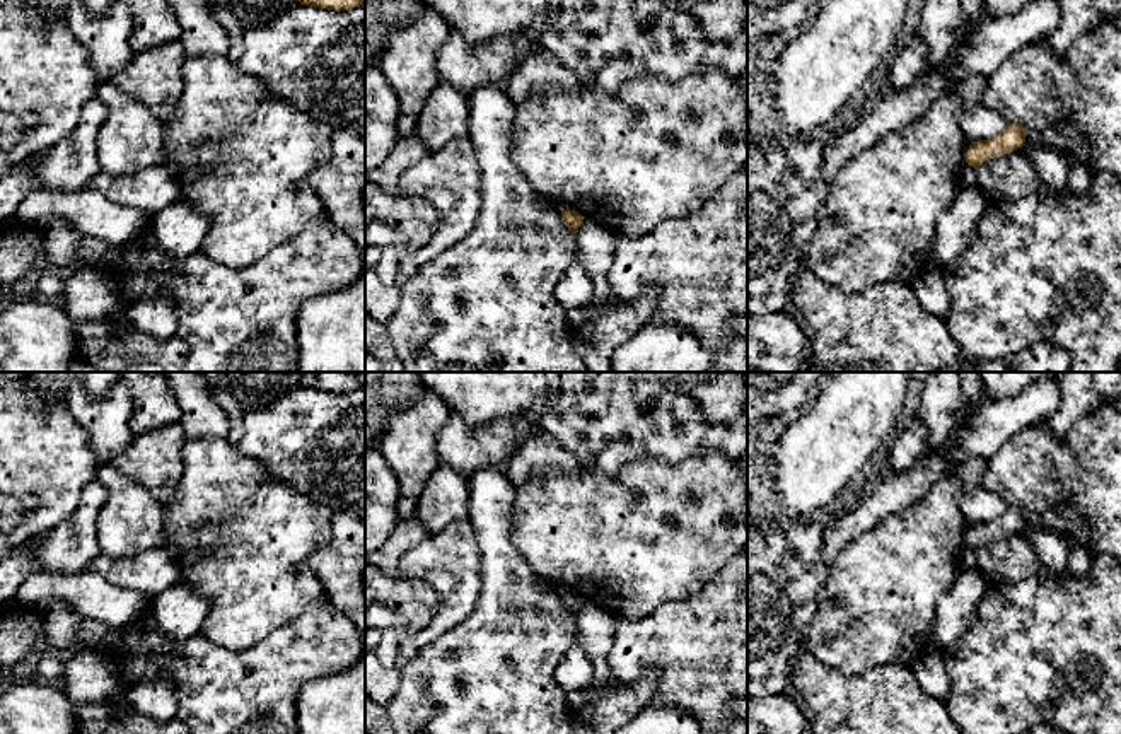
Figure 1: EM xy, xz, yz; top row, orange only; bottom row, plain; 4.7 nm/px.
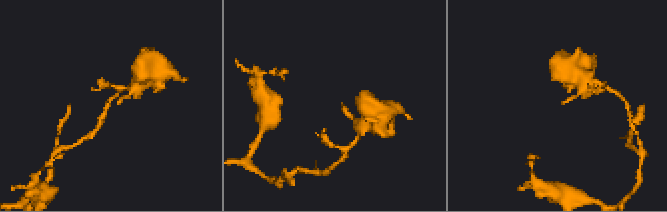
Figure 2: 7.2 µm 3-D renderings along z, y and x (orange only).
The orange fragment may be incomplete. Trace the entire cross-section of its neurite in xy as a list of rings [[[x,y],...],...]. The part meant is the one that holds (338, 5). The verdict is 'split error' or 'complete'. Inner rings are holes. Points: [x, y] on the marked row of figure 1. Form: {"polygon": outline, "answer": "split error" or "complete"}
{"polygon": [[[299,0],[300,5],[317,7],[326,10],[350,10],[365,3],[365,0]]], "answer": "complete"}

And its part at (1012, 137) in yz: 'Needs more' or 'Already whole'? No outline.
Already whole

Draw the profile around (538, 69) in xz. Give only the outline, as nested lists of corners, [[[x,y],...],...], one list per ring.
[[[537,44],[531,46],[529,53],[519,60],[505,84],[505,92],[517,106],[526,102],[534,89],[577,89],[580,85],[582,82],[566,65]]]

